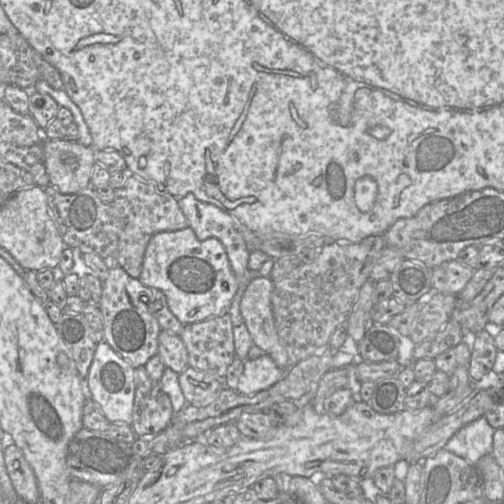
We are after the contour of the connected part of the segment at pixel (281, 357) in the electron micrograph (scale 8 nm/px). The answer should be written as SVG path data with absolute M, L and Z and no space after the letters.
M254 277L243 294L240 311L254 346L269 355L279 368L288 370L290 360L275 327L272 291L269 277Z

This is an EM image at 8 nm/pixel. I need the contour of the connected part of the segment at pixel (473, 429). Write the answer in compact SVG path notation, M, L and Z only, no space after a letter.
M482 416L457 431L444 449L462 457L471 466L476 466L482 456L492 454L494 431L485 416Z

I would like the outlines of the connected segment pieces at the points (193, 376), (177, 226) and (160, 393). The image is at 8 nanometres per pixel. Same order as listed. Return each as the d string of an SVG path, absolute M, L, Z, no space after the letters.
M187 367L178 374L178 382L187 404L205 406L213 402L225 388L223 379Z
M132 175L119 189L115 190L113 205L124 218L124 229L119 246L110 263L122 267L131 277L138 279L143 267L145 250L151 237L159 232L177 231L187 228L188 221L179 207L178 199L160 191L152 184Z
M144 366L135 369L135 397L131 428L136 437L154 436L172 420L172 405L160 382L151 379Z

